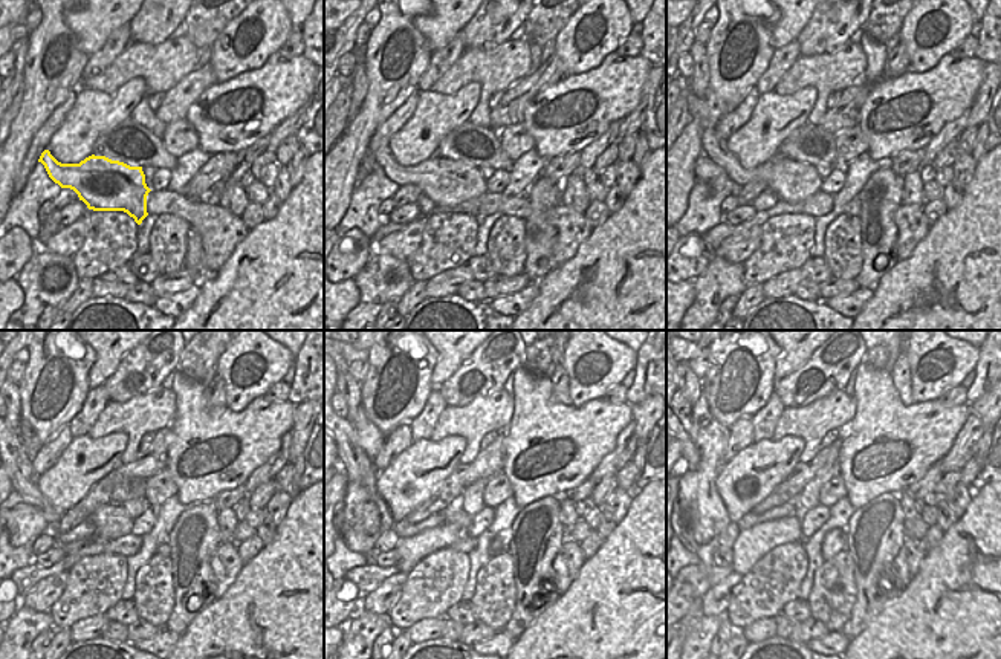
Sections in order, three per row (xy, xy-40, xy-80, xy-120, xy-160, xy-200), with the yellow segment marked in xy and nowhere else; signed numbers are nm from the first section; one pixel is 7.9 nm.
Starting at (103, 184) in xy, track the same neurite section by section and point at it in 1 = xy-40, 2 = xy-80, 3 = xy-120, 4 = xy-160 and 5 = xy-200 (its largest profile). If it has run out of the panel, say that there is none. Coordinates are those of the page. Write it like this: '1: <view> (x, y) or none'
1: xy-40 (445, 182)
2: xy-80 (792, 181)
3: xy-120 (14, 459)
4: xy-160 (359, 470)
5: xy-200 (697, 456)

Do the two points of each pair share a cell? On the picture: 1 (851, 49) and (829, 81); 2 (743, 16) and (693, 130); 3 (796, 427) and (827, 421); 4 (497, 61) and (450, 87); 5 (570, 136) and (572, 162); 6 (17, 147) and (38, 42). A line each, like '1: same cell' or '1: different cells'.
1: same cell
2: same cell
3: same cell
4: same cell
5: different cells
6: same cell

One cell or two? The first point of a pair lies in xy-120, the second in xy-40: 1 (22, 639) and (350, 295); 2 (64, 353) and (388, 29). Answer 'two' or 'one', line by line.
1: two
2: one

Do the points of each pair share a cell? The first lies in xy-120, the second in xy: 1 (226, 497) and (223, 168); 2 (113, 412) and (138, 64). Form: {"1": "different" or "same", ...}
{"1": "same", "2": "same"}

